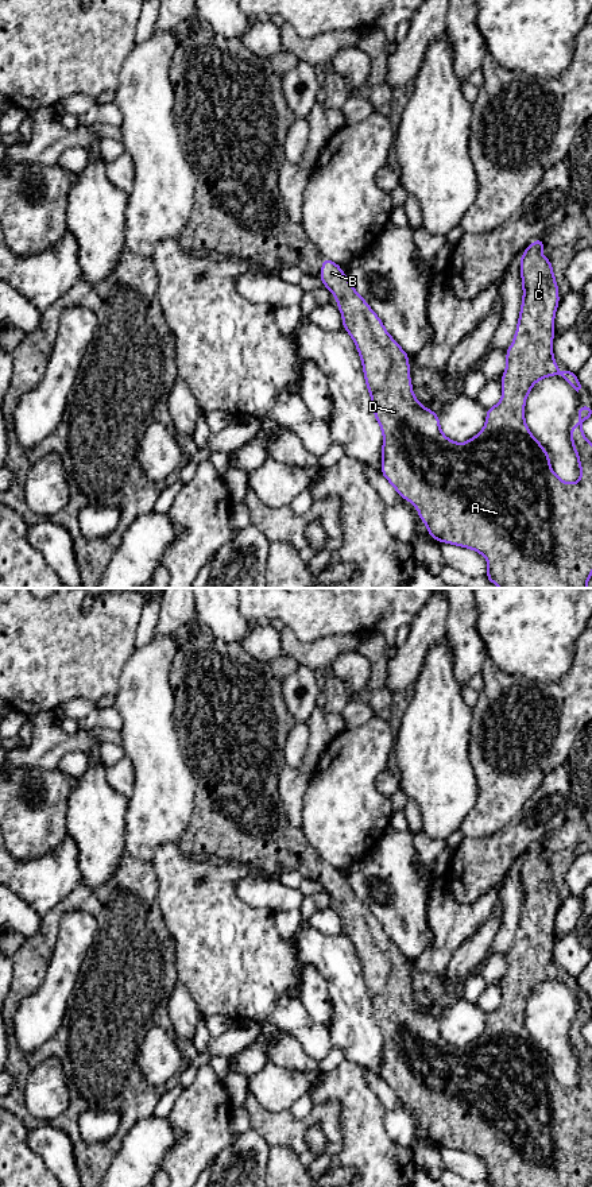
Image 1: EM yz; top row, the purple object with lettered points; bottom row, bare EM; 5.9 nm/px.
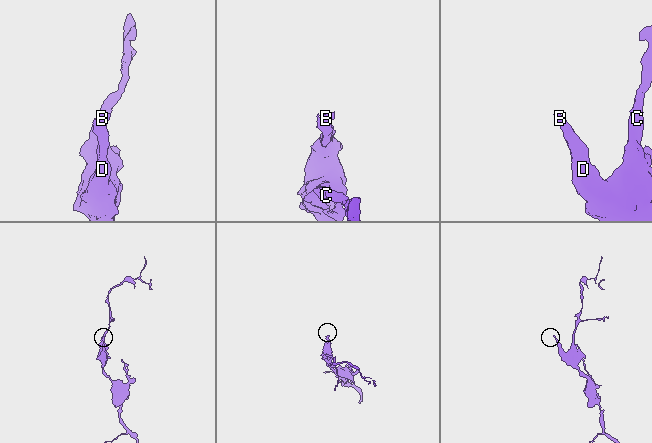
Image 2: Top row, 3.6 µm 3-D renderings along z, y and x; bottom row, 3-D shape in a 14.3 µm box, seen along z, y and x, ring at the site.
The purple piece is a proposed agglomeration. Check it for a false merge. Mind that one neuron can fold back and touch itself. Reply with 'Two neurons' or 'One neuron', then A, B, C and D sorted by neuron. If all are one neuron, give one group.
One neuron. Groups: A B C D

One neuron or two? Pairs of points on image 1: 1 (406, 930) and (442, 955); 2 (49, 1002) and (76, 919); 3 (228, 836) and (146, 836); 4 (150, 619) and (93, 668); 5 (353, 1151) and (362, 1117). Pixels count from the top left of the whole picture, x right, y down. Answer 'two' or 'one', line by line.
1: two
2: one
3: two
4: two
5: one

